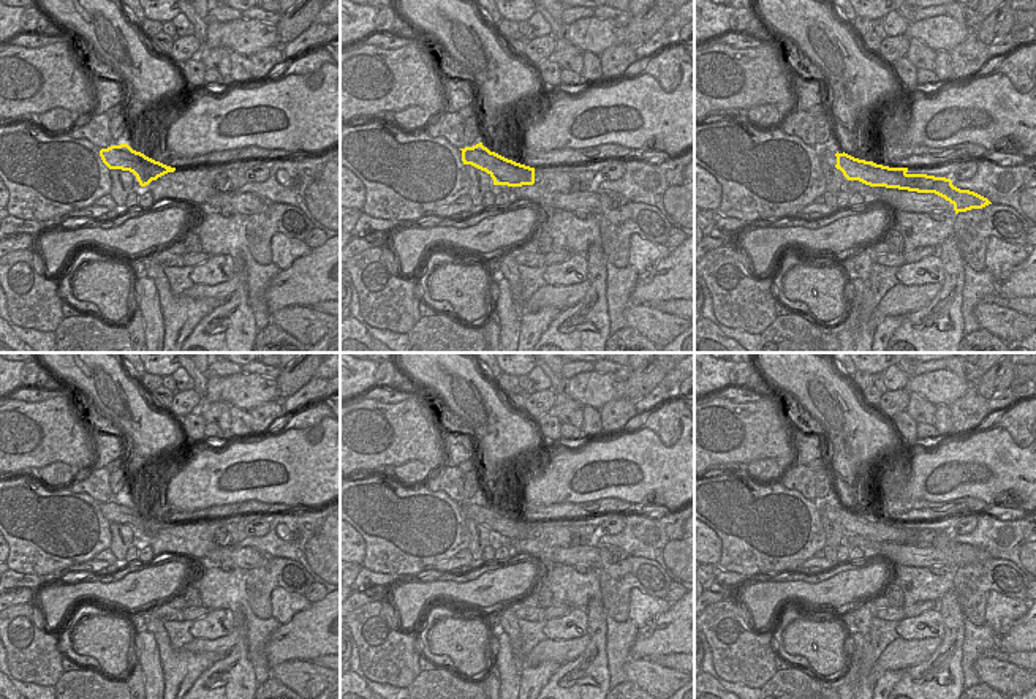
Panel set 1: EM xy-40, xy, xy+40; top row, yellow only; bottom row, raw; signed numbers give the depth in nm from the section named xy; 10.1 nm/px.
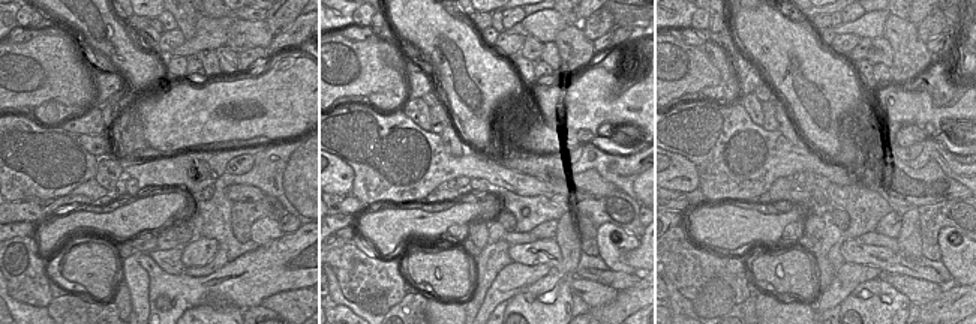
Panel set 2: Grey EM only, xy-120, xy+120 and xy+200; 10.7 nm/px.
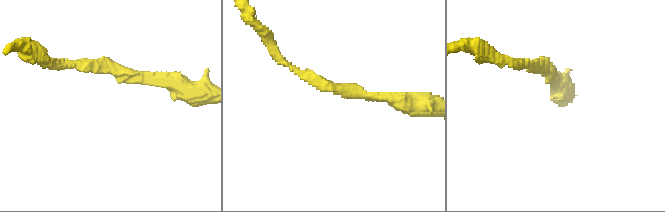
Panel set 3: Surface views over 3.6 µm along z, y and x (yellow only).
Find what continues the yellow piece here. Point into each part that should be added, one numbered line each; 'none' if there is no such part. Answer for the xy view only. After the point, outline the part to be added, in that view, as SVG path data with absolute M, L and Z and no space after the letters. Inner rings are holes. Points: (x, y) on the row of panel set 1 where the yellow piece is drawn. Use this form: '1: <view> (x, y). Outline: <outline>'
none

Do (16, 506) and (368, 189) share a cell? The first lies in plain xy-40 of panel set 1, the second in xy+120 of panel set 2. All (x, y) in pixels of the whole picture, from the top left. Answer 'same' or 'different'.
same

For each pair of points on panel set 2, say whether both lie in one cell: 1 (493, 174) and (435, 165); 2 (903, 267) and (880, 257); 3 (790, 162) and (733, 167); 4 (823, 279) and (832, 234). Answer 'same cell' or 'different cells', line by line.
1: same cell
2: same cell
3: same cell
4: same cell

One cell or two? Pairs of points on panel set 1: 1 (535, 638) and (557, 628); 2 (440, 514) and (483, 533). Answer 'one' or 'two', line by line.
1: two
2: two

